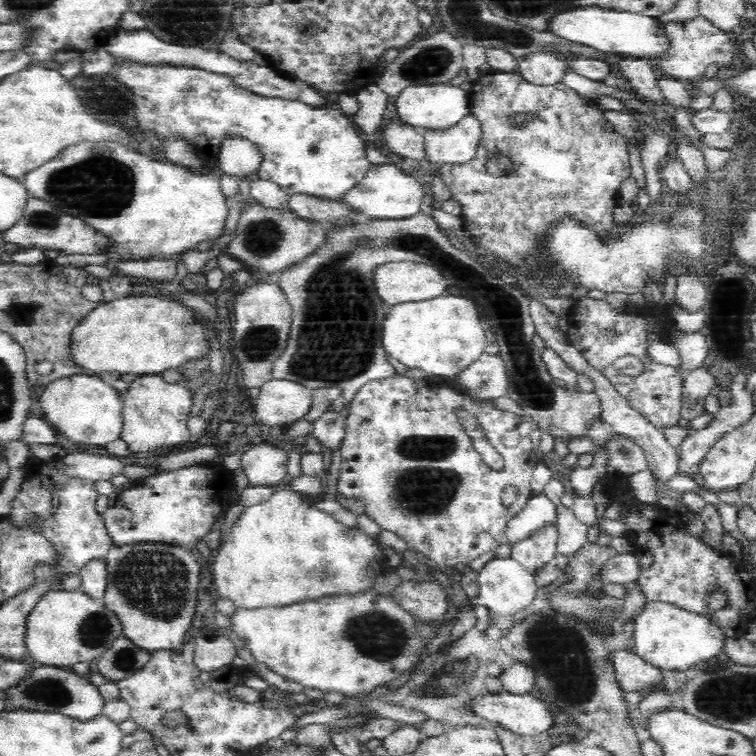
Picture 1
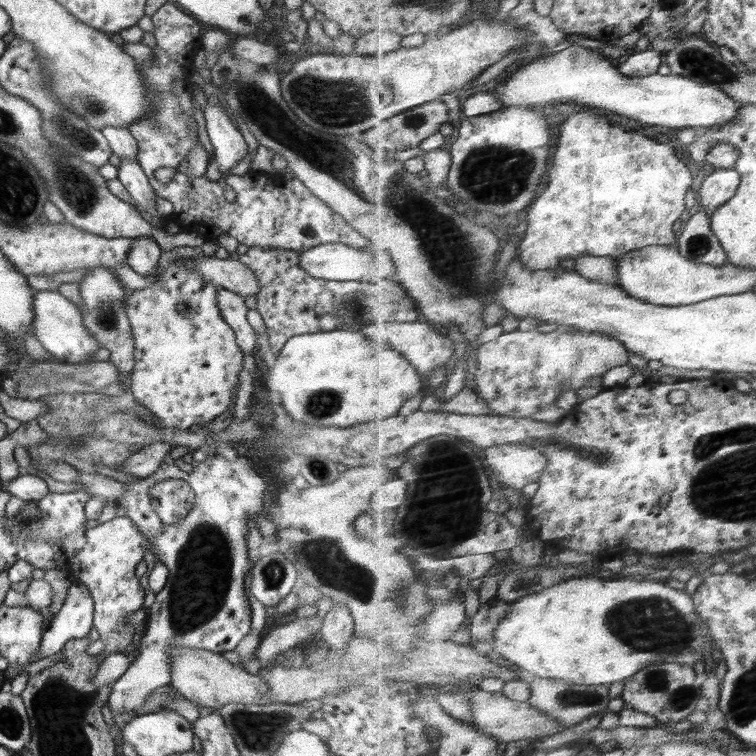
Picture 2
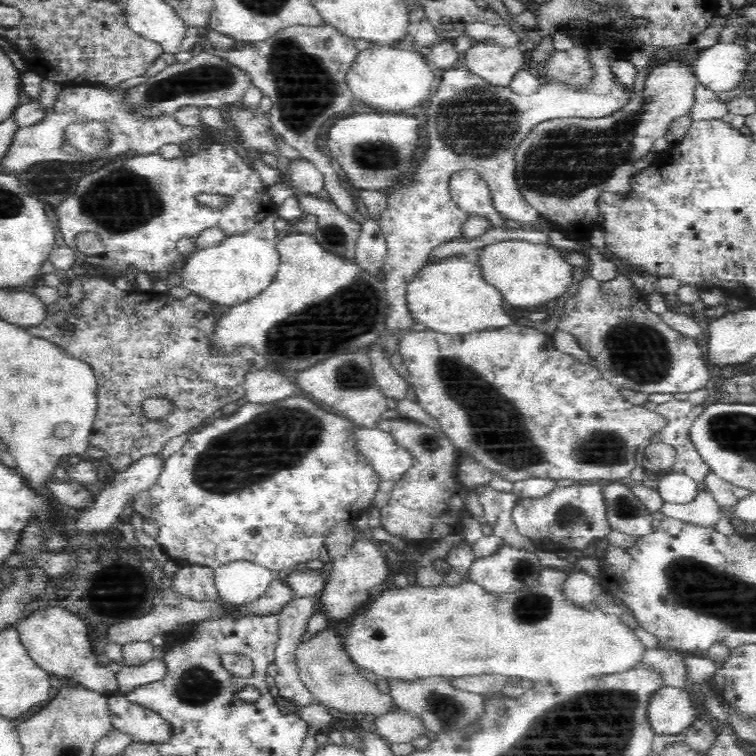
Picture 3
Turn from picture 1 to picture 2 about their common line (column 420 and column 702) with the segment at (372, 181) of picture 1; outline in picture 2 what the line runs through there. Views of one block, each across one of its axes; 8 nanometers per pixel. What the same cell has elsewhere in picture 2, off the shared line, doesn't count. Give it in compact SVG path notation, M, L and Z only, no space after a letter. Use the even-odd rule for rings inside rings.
M716 168L703 182L699 191L698 204L690 210L690 213L694 216L698 213L704 213L704 210L718 210L736 196L742 181L742 173L739 170Z

